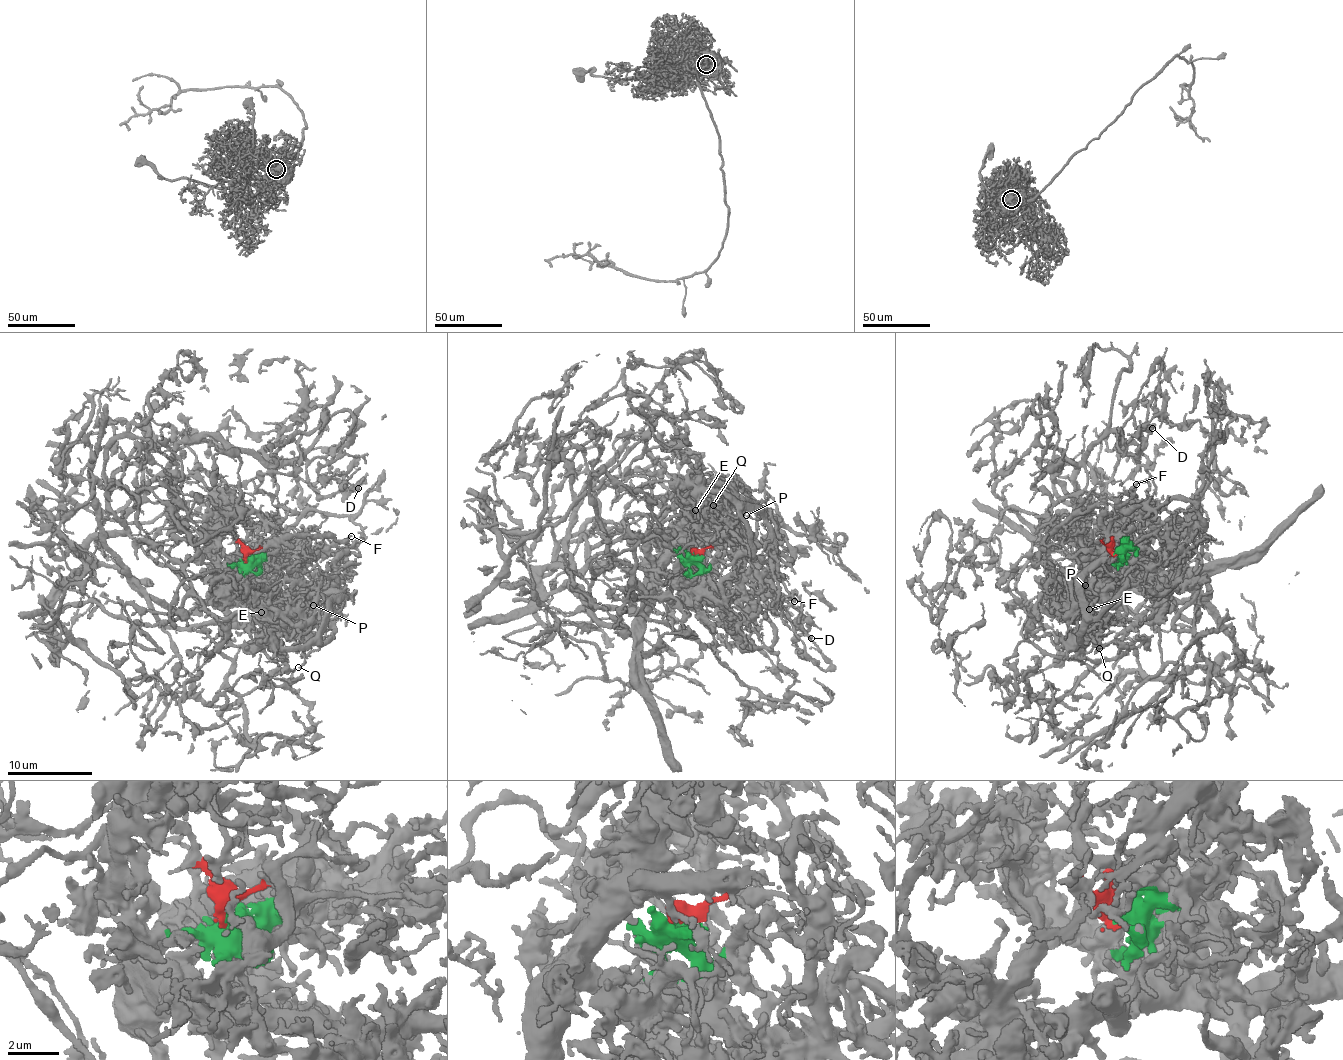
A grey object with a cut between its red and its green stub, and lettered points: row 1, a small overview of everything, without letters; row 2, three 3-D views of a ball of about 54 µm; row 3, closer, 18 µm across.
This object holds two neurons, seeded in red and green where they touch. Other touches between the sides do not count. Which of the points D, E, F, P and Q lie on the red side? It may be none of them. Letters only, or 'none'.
D

